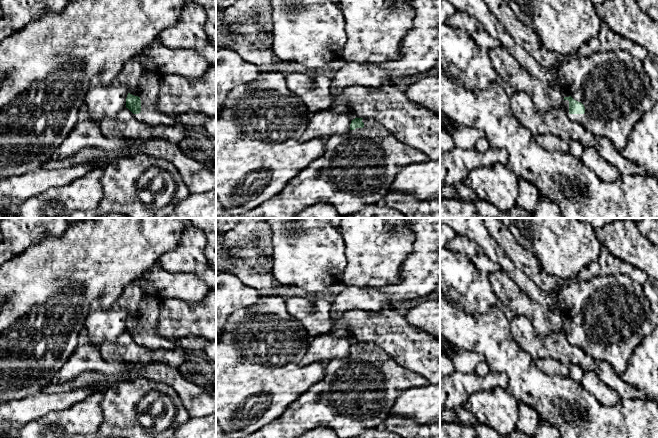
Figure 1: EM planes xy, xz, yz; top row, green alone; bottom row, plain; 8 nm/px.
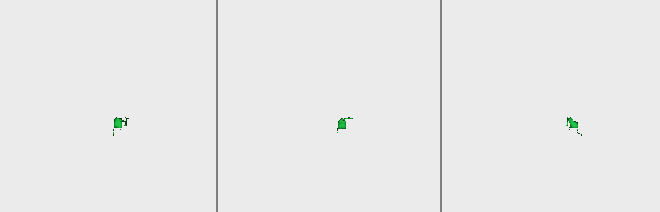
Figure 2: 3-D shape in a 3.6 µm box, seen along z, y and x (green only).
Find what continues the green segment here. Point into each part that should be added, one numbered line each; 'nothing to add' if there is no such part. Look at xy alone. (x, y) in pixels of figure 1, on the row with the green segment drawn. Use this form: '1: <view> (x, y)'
1: xy (142, 82)

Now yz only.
1: yz (616, 92)

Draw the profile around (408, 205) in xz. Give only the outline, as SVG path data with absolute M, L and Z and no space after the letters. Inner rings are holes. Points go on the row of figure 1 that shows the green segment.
M389 191L382 203L401 212L406 218L440 218L440 197L418 200L403 191Z

